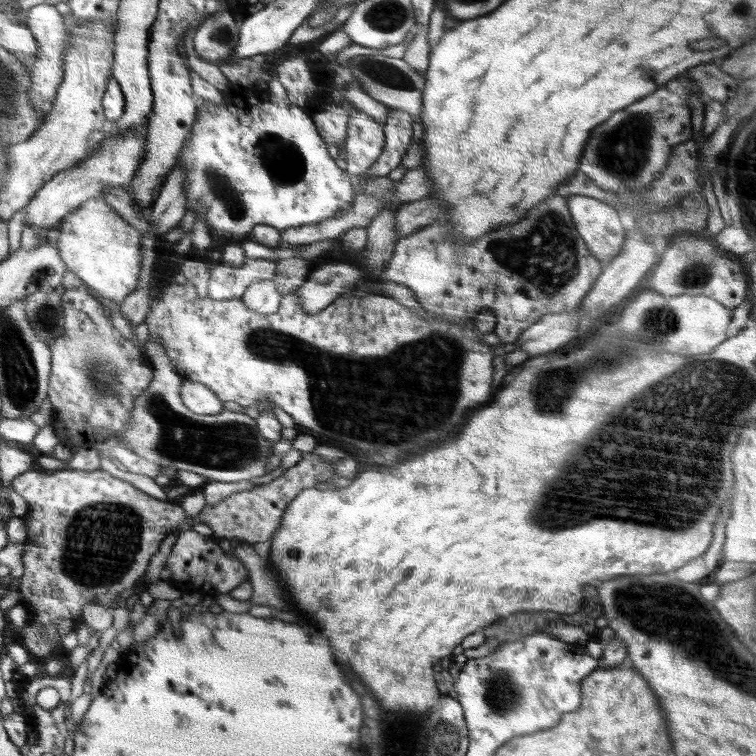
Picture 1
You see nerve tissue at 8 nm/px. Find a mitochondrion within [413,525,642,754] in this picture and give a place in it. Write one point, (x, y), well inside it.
(501, 693)

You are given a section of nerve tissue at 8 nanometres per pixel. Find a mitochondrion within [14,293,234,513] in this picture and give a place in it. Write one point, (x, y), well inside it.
(99, 375)

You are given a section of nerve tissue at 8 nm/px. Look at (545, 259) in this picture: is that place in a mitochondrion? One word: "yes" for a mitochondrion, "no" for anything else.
yes

